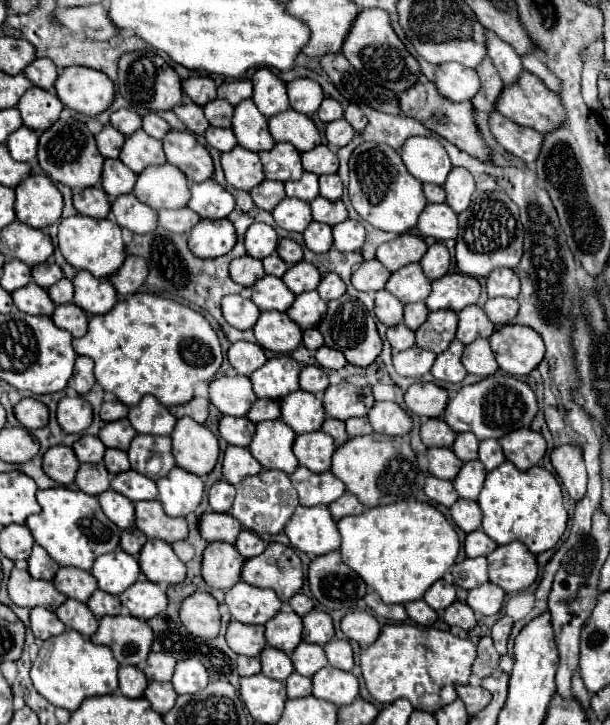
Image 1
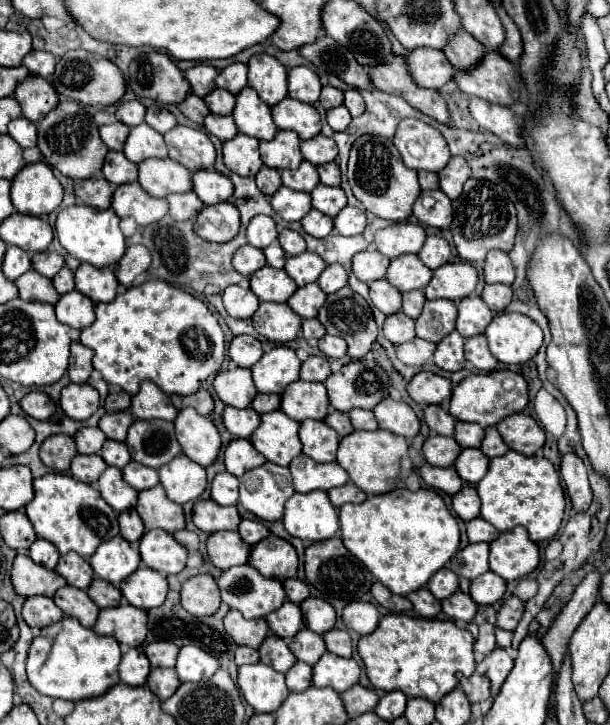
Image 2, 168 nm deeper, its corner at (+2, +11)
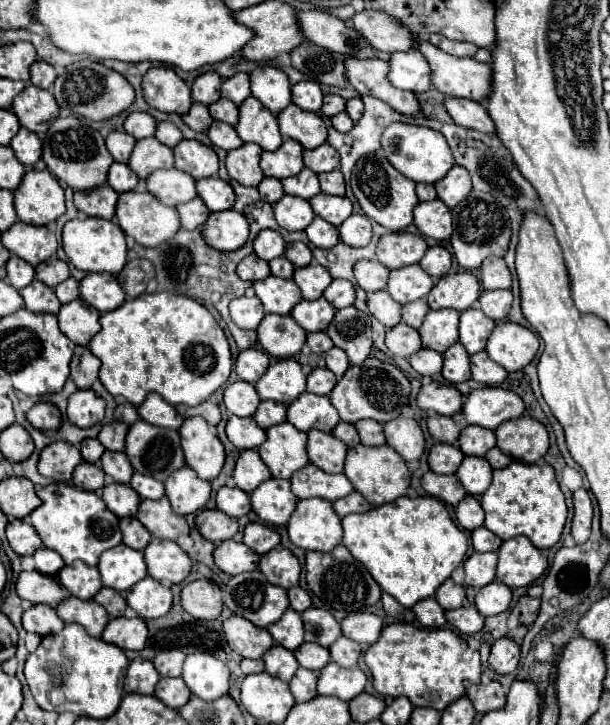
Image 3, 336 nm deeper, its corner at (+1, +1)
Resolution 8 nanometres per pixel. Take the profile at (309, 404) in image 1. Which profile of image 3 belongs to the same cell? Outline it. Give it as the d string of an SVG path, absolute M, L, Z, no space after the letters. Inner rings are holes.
M303 393L287 407L287 421L299 431L319 429L331 433L333 427L339 423L339 415L337 409L331 405L329 397Z

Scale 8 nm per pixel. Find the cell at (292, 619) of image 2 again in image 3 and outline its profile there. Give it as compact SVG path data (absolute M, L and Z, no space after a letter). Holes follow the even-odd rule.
M291 607L283 613L283 617L269 625L267 631L273 635L273 639L287 647L289 651L295 651L301 643L303 643L303 623L301 623L301 615L297 611L293 611Z

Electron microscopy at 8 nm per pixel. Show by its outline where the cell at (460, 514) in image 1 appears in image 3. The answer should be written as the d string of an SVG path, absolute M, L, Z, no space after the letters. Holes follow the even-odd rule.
M467 495L457 507L455 507L455 515L457 515L457 521L463 529L477 529L483 525L483 509L481 509L481 503L477 497L473 495Z

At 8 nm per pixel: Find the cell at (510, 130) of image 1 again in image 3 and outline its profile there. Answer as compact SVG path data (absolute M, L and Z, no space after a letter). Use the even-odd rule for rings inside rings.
M449 97L449 99L443 101L443 105L457 125L477 129L477 131L483 131L483 133L495 133L495 125L493 125L491 117L487 115L487 111L481 103L471 101L471 99Z

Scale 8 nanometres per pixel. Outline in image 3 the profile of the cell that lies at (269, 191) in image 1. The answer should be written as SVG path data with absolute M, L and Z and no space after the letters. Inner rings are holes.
M265 177L261 183L259 183L259 193L261 193L261 199L265 199L267 203L277 203L285 193L283 193L283 185L279 179L275 177Z

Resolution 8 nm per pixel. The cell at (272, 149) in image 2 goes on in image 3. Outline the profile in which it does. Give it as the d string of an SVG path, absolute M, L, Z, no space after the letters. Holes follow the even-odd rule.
M287 139L277 151L263 151L261 155L261 169L267 177L285 179L297 175L303 169L303 147L295 139Z

